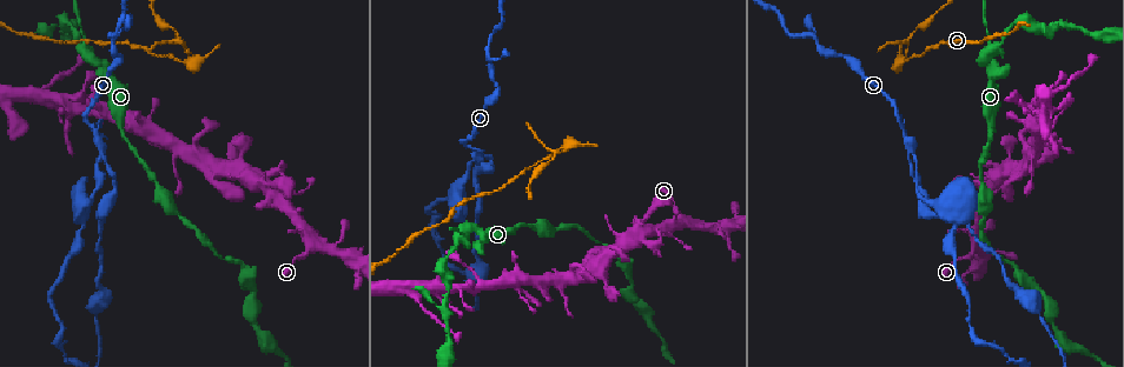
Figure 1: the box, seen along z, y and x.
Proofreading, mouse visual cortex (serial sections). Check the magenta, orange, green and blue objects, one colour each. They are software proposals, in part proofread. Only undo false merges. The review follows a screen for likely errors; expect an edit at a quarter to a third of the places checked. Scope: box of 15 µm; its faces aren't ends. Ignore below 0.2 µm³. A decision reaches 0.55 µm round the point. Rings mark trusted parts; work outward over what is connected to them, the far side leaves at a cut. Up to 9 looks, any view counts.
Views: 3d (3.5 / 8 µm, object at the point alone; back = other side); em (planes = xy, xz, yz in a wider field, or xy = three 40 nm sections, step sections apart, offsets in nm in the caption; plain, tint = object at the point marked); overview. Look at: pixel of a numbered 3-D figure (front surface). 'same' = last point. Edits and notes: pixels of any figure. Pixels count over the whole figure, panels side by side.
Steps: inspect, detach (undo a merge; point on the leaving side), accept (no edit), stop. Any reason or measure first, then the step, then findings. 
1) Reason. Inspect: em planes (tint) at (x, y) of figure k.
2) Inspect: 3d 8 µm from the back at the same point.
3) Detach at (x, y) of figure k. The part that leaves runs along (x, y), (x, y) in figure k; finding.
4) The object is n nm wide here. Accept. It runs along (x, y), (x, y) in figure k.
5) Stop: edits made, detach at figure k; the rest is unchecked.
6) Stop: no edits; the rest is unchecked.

Side arm on a straight run. Inspect: 3d 3.5 µm at (479, 157) of figure 1.

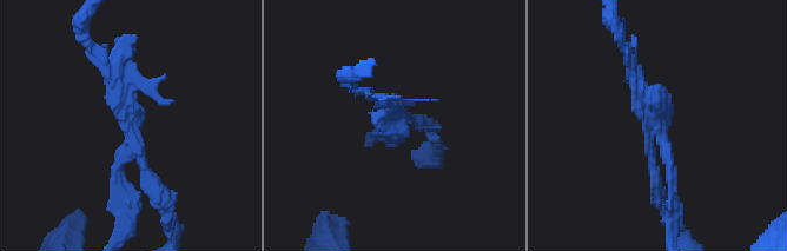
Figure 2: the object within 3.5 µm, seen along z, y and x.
3 arms meet here; the arms are 150, 150, 200 nm wide; need the tissue. Inspect: em xy step 5 (tint) at (394, 121) of figure 2.

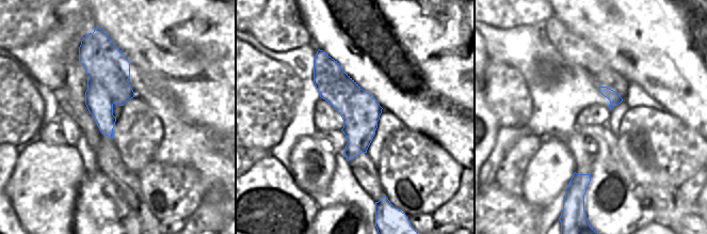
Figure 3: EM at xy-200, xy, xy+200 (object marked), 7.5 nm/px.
The object is 300 nm wide here. Detach at (120, 170) of figure 2. A border runs along (114, 45), (98, 53), (84, 66) in figure 3; two cells meet here.

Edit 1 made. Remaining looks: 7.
Redraw. Inspect: overview.

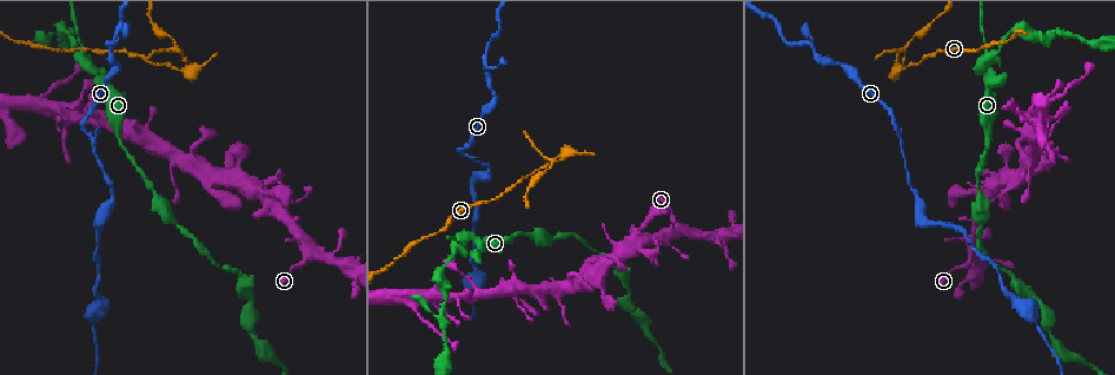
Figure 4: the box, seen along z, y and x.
Abrupt turn. Inspect: 3d 3.5 µm at (485, 65) of figure 4.

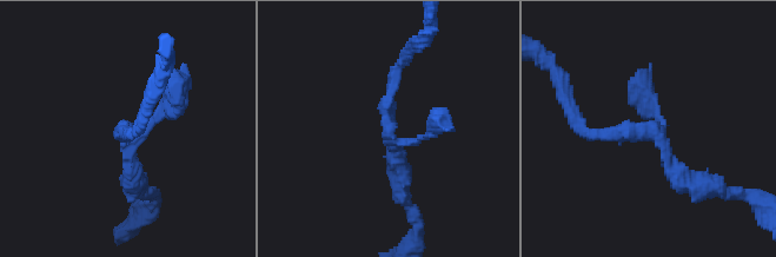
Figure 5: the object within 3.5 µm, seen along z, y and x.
Now the EM. Inspect: em xy step 5 (tint) at (388, 132) of figure 5.

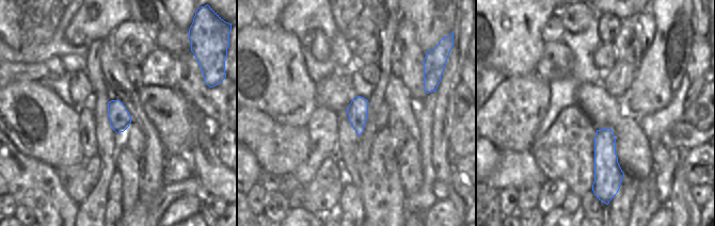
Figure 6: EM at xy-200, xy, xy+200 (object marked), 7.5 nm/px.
Accept. It runs along (400, 182), (386, 103), (404, 60) in figure 5; all the same cell.

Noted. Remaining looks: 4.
Sharp bend. Inspect: 3d 8 µm at (183, 70) of figure 4.

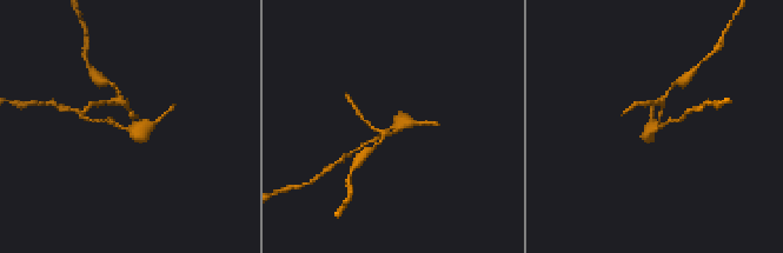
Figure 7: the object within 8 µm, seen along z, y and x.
Inspect: em xy step 2 (tint) at (393, 127) of figure 7.

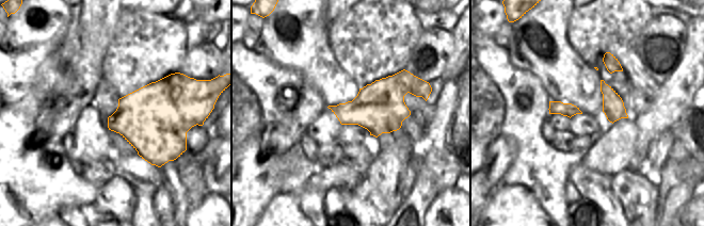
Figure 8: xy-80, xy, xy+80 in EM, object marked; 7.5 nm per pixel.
Detach at (119, 101) of figure 7. The part that leaves runs along (132, 119), (117, 88), (106, 81) in figure 7; two cells meet here.

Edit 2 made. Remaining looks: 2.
Stop: edits made, detach at figure 2, detach at figure 7; the rest is unchecked.

